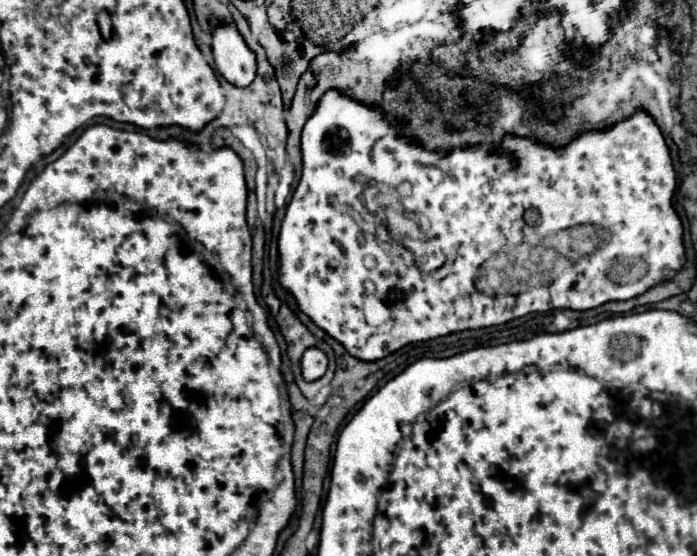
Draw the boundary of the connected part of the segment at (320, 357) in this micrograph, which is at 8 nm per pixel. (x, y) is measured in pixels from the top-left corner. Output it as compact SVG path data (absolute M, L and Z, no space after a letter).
M307 348L301 358L301 370L307 382L319 380L327 370L327 354L321 348Z

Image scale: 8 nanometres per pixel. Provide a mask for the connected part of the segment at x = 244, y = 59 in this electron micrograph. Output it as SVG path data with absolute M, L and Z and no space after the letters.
M219 24L213 30L213 56L219 74L233 86L249 86L255 80L257 60L255 52L245 44L237 26Z

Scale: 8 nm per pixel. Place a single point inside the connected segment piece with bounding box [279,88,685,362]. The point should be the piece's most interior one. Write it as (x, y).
(469, 203)

